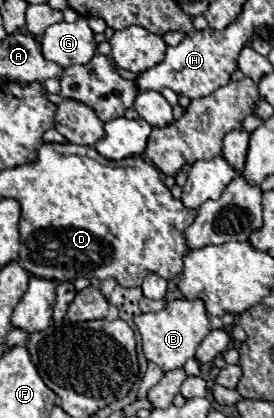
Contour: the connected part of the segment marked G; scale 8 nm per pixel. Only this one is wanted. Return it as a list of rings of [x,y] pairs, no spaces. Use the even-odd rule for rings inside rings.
[[[78,17],[76,23],[56,23],[50,25],[42,37],[42,53],[48,61],[60,67],[88,63],[96,53],[98,43],[88,27],[86,17]]]

